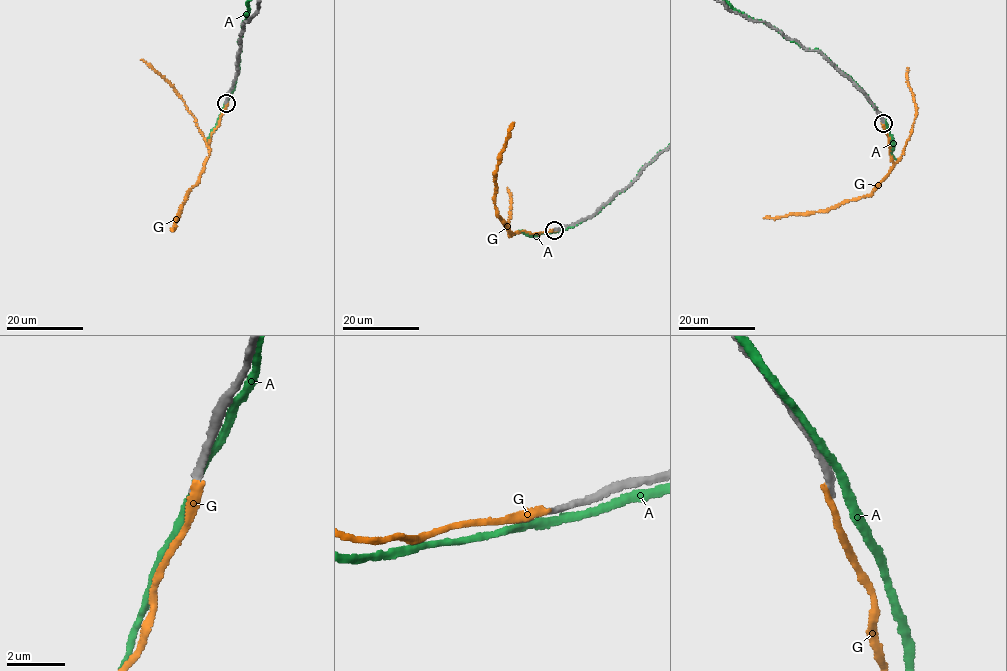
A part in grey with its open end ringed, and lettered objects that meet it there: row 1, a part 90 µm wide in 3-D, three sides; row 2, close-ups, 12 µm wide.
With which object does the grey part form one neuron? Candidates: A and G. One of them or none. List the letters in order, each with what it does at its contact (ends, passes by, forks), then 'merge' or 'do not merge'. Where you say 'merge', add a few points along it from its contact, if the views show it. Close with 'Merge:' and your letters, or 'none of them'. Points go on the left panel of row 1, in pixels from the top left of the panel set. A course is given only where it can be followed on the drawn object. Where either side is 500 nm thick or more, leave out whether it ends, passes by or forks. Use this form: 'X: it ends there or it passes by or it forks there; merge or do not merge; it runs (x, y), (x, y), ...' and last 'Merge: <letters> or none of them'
A: it passes by; do not merge
G: it ends there; do not merge
Merge: none of them

